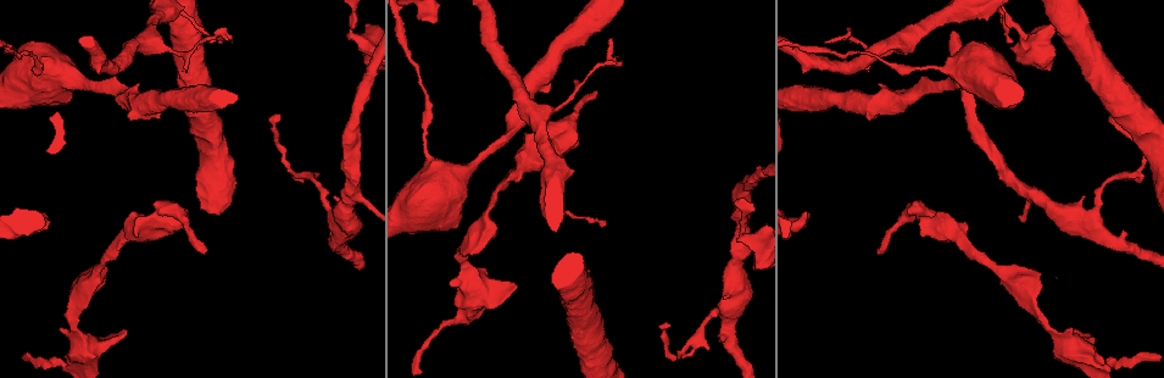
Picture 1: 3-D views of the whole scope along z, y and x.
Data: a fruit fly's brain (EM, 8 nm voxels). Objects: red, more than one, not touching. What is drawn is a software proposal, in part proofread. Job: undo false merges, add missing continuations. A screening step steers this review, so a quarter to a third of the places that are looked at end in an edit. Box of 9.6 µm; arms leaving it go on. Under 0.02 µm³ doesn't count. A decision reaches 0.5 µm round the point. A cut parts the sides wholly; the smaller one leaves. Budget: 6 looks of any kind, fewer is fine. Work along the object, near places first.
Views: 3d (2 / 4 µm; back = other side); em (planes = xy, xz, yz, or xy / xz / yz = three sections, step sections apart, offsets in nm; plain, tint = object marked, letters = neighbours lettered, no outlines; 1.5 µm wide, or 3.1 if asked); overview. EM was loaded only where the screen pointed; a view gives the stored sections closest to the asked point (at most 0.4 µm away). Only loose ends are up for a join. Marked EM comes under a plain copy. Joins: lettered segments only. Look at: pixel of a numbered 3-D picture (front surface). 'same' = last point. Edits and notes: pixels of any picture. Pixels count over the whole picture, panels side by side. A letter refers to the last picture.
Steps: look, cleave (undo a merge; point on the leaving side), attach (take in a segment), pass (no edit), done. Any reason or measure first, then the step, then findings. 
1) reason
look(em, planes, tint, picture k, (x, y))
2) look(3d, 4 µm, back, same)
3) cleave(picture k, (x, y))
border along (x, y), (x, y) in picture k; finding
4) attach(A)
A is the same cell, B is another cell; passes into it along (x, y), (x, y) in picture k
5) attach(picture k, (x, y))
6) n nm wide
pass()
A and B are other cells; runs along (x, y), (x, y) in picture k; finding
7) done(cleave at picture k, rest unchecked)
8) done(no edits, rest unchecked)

thin end
look(3d, 2 µm, back, picture 1, (1109, 115))

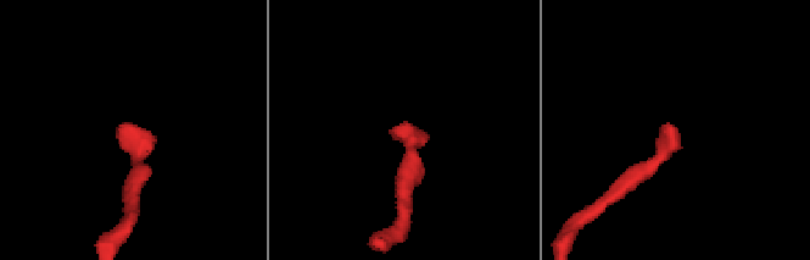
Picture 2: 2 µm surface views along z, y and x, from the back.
look(em, planes, letters, picture 2, (665, 127))

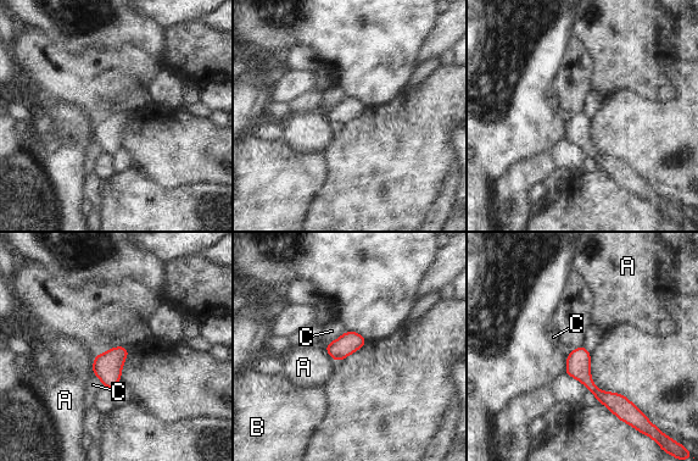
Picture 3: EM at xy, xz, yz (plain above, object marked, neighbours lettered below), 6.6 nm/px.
140 nm wide
pass()
A, B and C are other cells; border along (95, 356), (91, 364), (91, 372) in picture 3; none of them fits

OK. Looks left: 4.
thick turns thin
look(3d, 4 µm, picture 1, (1006, 277))

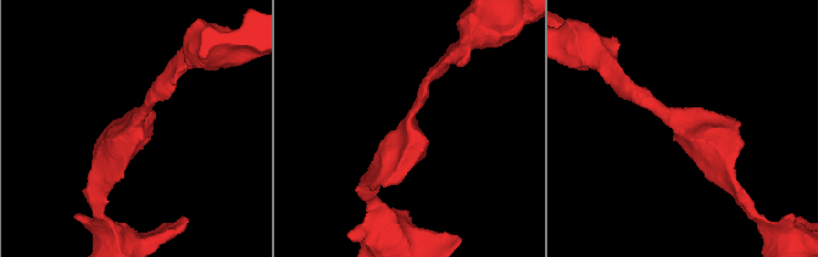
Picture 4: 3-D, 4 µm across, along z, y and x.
arms of 180, 340 nm; shape alone is not enough
look(em, planes, letters, picture 4, (411, 129))

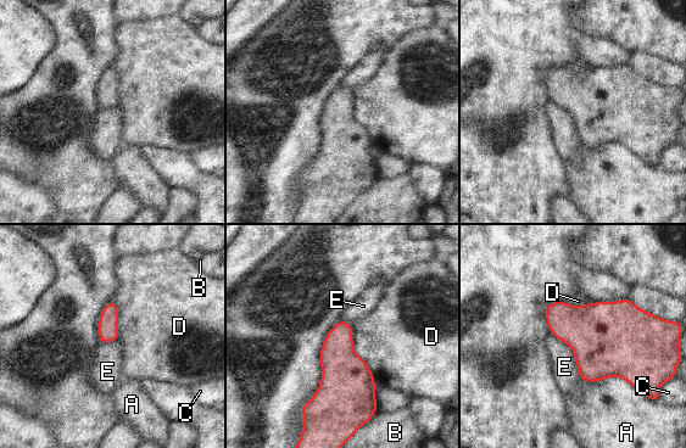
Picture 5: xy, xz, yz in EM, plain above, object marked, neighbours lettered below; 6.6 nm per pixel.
340 nm wide
pass()
A, B, C, D and E are other cells; border along (351, 325), (352, 350), (375, 385) in picture 5; all the same neuron

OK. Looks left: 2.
thick turns thin
look(3d, 2 µm, picture 1, (881, 60))

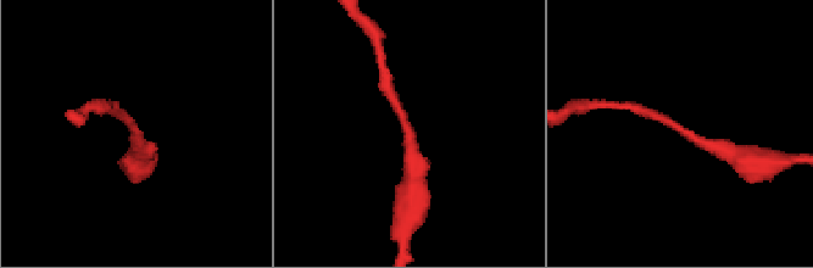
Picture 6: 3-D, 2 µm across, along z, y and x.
now the EM
look(em, planes, letters, picture 6, (406, 127))

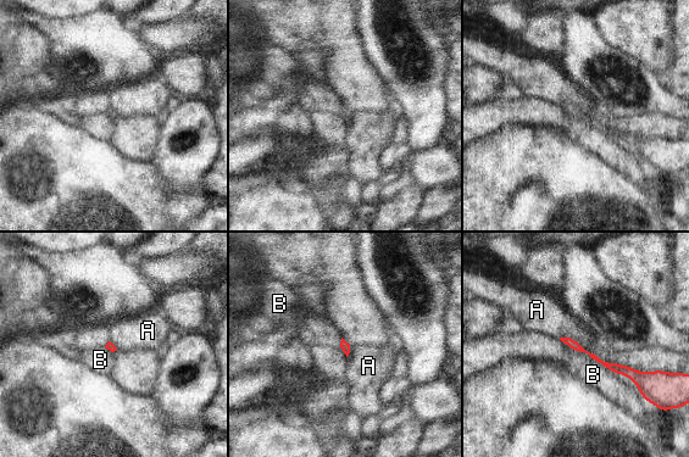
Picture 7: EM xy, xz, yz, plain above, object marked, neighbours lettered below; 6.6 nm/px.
B touches over 240 nm
pass()
A and B are other cells; border along (573, 350), (588, 355), (605, 368) in picture 7; one neuron here

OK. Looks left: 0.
done(no edits, rest unchecked)

